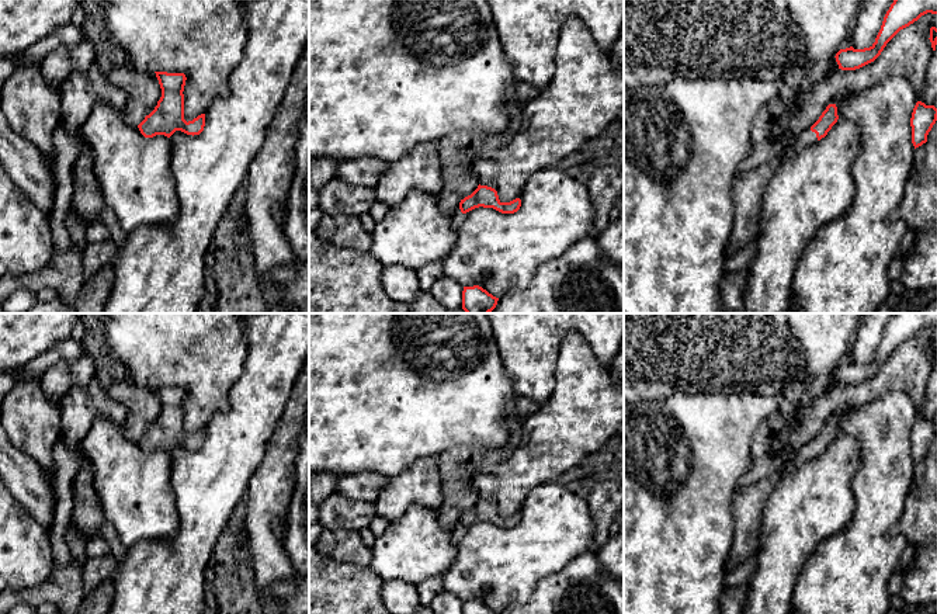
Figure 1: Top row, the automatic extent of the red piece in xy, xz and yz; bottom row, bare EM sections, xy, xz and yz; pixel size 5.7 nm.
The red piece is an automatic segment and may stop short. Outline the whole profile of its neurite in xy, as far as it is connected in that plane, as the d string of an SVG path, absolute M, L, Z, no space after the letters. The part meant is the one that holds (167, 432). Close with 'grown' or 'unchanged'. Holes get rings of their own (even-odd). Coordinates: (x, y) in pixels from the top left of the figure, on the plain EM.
M155 386L162 403L162 412L155 424L138 440L145 452L164 450L170 452L176 445L199 450L205 441L205 429L192 436L184 434L184 388Z; unchanged

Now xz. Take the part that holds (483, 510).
M479 499L471 510L461 514L459 524L466 528L479 521L493 523L502 528L514 528L520 524L521 514L516 513L510 517L502 517L494 503Z; unchanged

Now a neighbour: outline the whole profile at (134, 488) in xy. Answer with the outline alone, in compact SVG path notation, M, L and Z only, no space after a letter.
M97 419L81 441L93 468L93 488L105 520L117 530L125 548L145 540L171 538L180 527L176 495L170 482L171 457L164 450L145 452L138 441L128 440L122 427Z

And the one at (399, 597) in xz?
M399 579L382 580L381 599L391 614L416 614L421 607L416 587Z

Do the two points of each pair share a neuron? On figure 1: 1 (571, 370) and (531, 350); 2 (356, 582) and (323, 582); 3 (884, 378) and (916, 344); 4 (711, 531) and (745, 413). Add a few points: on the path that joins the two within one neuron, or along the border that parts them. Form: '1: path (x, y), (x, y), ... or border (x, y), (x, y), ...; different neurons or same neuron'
1: border (572, 332), (561, 343), (555, 389), (551, 394); different neurons
2: path (347, 582), (332, 582); same neuron
3: path (892, 370), (909, 353); same neuron
4: path (711, 502), (711, 447), (715, 443); same neuron

